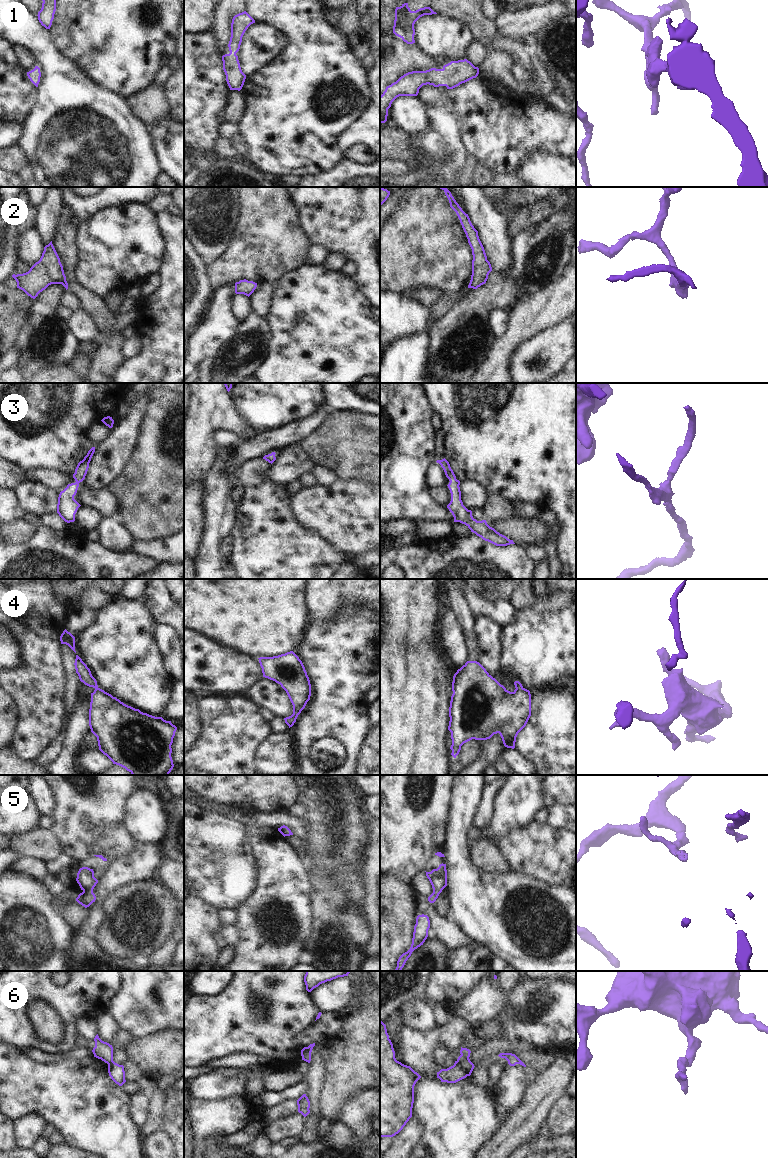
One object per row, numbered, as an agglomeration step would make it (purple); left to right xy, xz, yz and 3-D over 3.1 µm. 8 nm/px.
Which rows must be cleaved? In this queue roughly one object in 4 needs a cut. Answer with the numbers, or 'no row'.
6

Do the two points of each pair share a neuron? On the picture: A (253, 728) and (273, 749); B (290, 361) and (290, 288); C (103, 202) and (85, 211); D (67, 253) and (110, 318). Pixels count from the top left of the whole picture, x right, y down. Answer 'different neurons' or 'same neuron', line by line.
A: different neurons
B: same neuron
C: same neuron
D: same neuron

